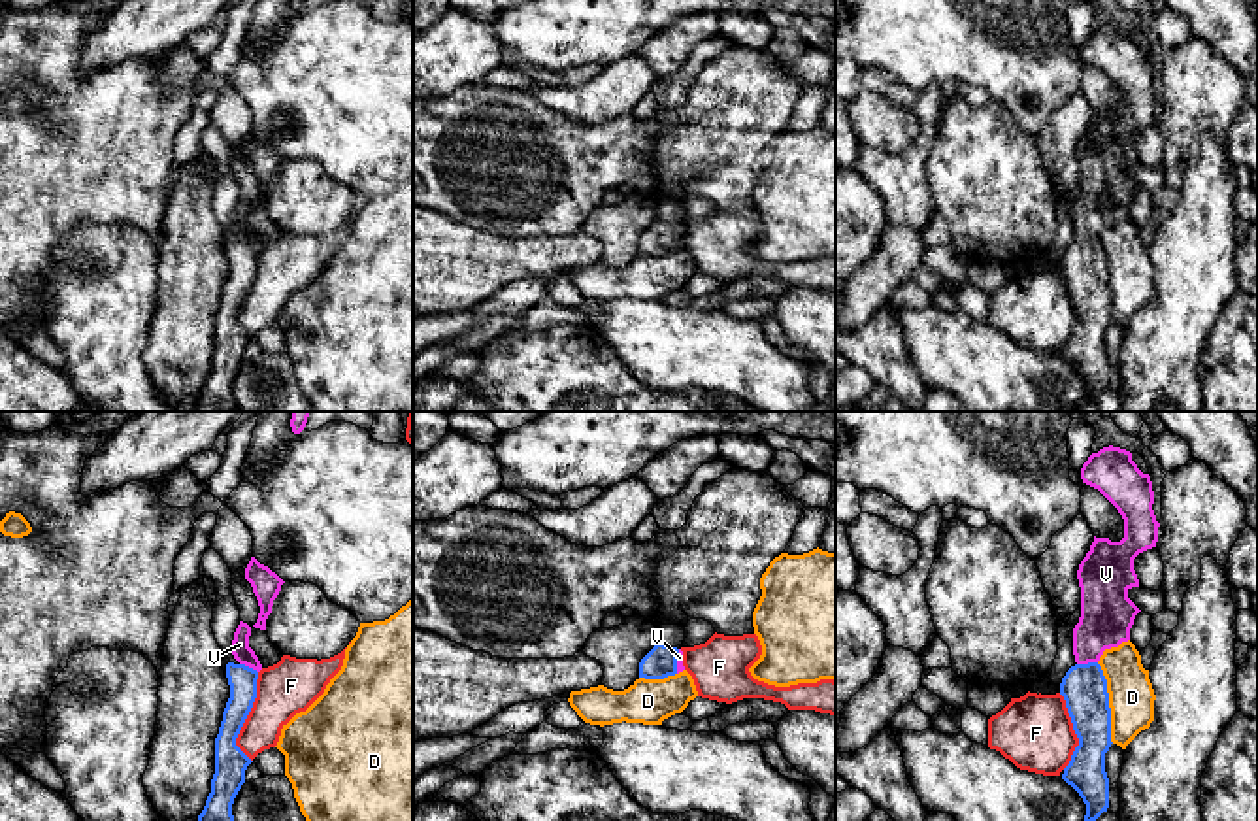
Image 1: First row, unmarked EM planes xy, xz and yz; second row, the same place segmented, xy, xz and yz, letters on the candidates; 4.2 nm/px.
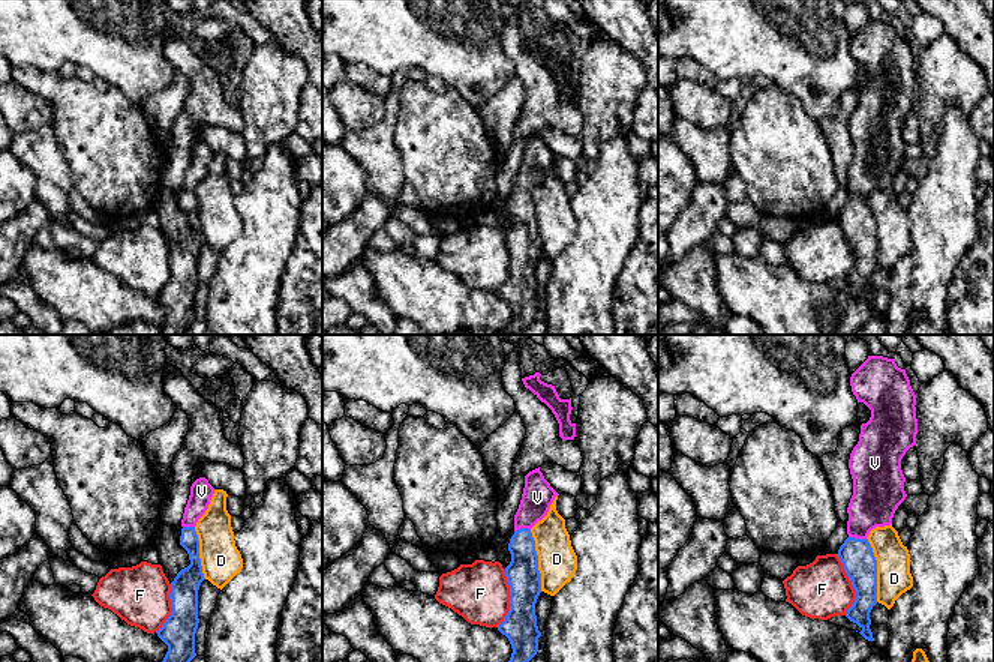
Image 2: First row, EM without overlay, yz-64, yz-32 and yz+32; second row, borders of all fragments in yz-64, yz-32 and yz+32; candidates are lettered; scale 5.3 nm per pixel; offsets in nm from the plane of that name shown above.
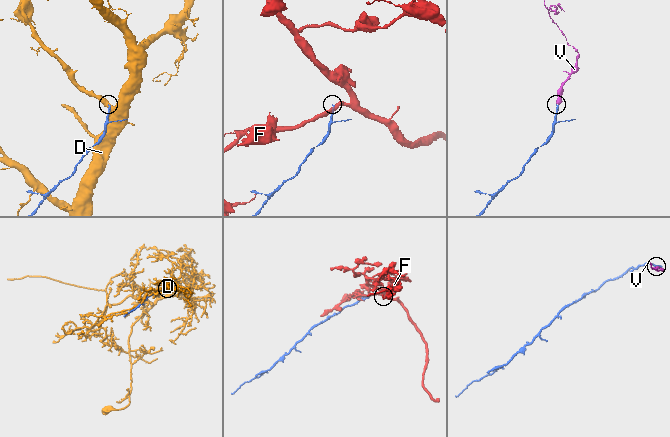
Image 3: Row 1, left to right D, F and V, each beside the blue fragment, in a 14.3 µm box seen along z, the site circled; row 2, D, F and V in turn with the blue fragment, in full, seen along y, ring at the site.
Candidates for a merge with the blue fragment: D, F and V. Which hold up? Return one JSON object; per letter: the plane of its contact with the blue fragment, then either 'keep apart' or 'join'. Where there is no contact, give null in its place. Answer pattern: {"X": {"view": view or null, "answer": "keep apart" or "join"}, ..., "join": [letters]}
{"D": {"view": "yz", "answer": "keep apart"}, "F": {"view": "xy", "answer": "keep apart"}, "V": {"view": "yz", "answer": "join"}, "join": ["V"]}

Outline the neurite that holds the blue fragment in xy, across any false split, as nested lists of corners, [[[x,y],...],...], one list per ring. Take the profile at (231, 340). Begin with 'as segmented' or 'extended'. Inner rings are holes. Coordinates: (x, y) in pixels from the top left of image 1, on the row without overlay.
extended | [[[240,198],[232,217],[232,232],[238,240],[226,242],[230,276],[215,315],[211,370],[198,393],[194,411],[238,411],[232,381],[245,360],[245,347],[253,338],[236,323],[236,315],[257,276],[257,257],[262,247],[258,234],[249,225],[249,213],[251,204]]]

